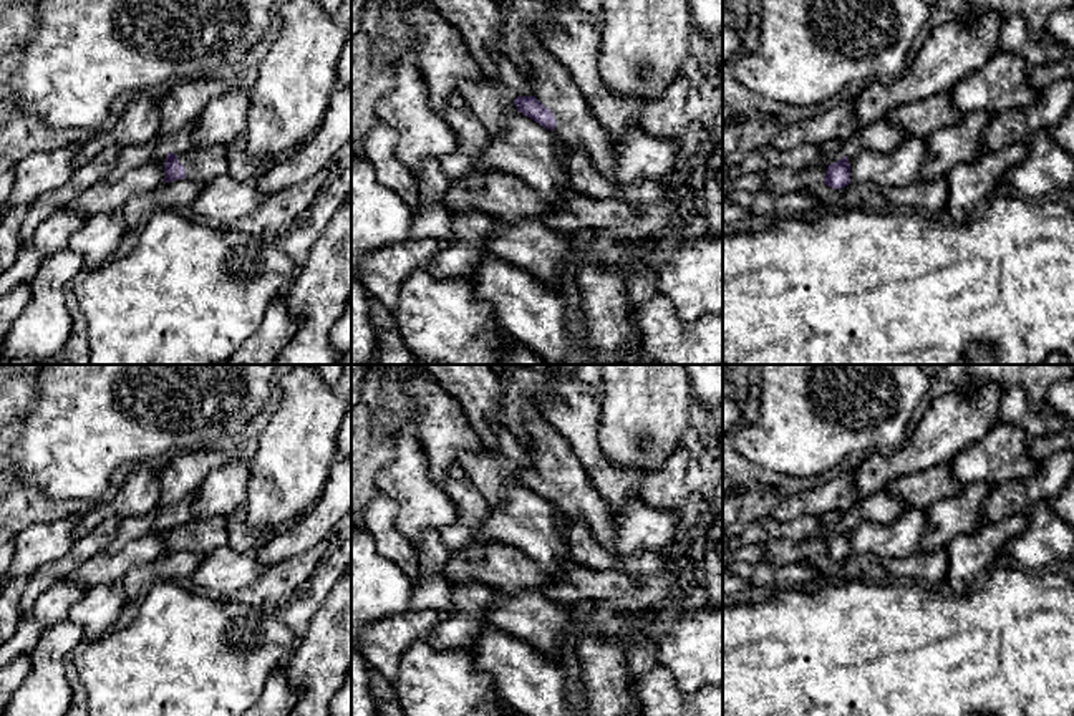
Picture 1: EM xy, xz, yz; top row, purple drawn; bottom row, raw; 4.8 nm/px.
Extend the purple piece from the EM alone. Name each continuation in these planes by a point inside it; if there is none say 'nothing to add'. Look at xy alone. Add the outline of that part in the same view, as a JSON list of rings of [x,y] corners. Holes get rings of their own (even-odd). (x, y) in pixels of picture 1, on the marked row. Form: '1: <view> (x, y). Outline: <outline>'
1: xy (203, 164). Outline: [[[212,144],[207,148],[192,148],[177,154],[179,162],[186,169],[186,179],[207,184],[219,176],[227,174],[227,146]]]

